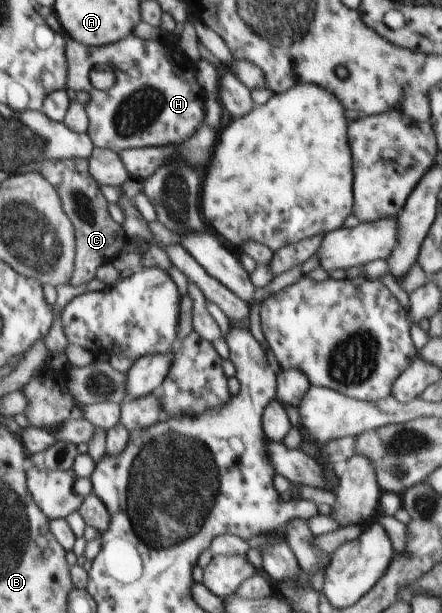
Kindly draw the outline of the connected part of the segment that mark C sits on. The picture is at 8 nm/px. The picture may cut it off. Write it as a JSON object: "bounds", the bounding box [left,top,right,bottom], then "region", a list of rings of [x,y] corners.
{"bounds":[39,158,129,287],"region":[[[69,158],[67,160],[47,160],[40,168],[39,174],[55,186],[61,206],[71,220],[75,230],[76,250],[74,259],[74,272],[70,285],[77,287],[87,284],[96,278],[97,268],[106,263],[112,263],[123,252],[129,237],[121,225],[117,224],[107,211],[107,200],[99,190],[97,182],[91,177],[88,170],[88,160]]]}

